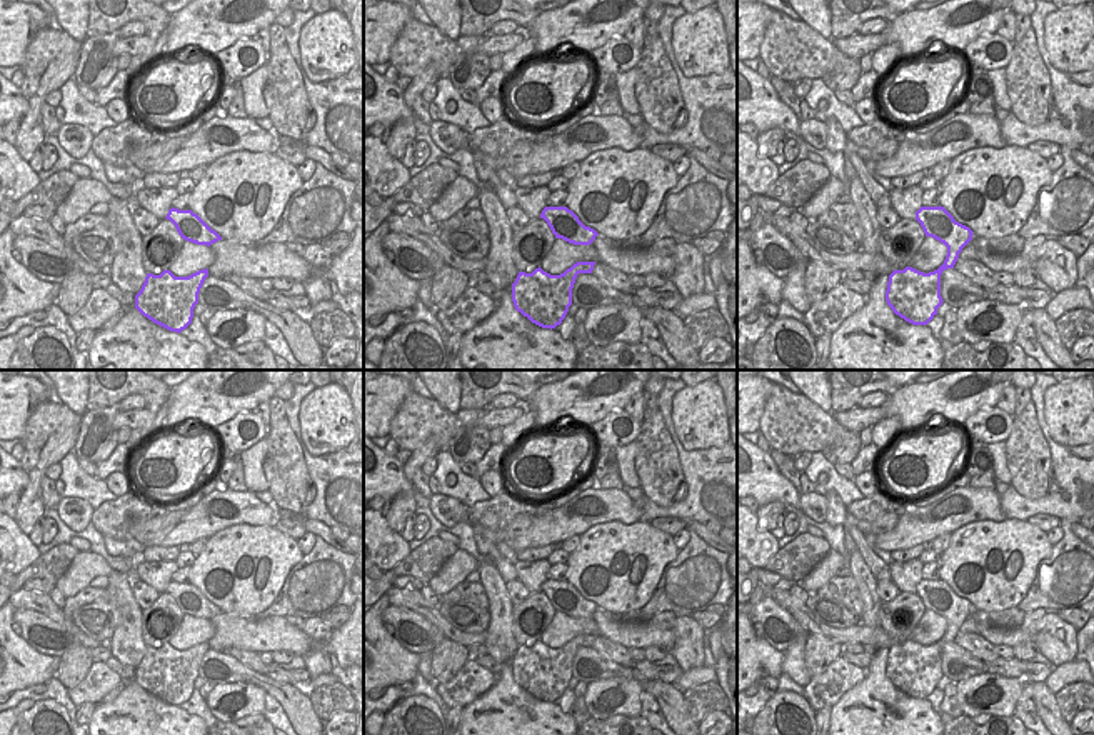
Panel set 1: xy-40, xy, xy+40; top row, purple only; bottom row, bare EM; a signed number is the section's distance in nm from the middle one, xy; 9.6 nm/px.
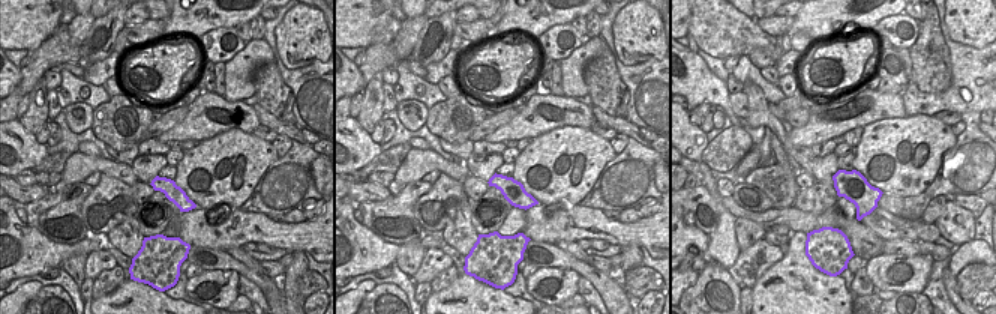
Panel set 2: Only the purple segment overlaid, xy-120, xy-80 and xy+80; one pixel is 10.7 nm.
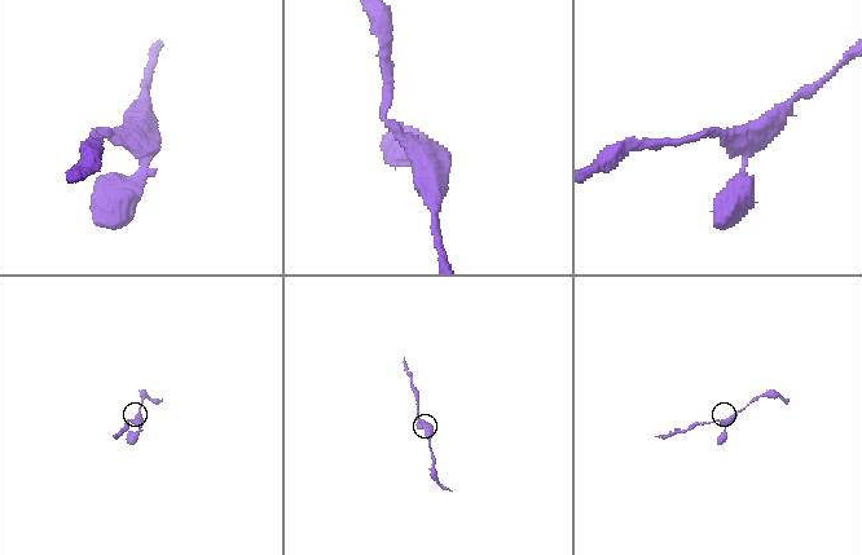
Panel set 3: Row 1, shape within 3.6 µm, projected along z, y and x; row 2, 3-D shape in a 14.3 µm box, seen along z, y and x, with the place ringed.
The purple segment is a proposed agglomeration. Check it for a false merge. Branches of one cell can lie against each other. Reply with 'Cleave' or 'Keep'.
Keep.

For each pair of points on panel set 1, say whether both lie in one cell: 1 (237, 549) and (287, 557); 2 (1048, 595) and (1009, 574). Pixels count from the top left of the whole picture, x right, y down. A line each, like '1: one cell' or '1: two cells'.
1: one cell
2: two cells

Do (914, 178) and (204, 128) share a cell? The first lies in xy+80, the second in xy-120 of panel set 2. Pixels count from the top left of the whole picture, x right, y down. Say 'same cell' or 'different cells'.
different cells

